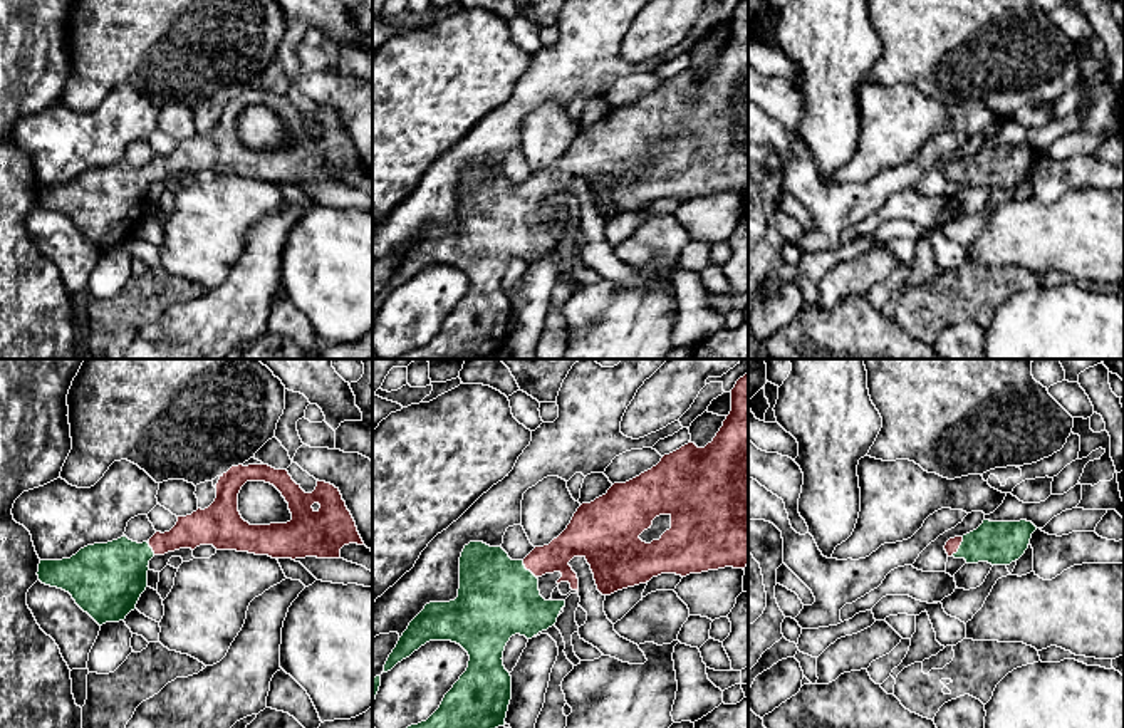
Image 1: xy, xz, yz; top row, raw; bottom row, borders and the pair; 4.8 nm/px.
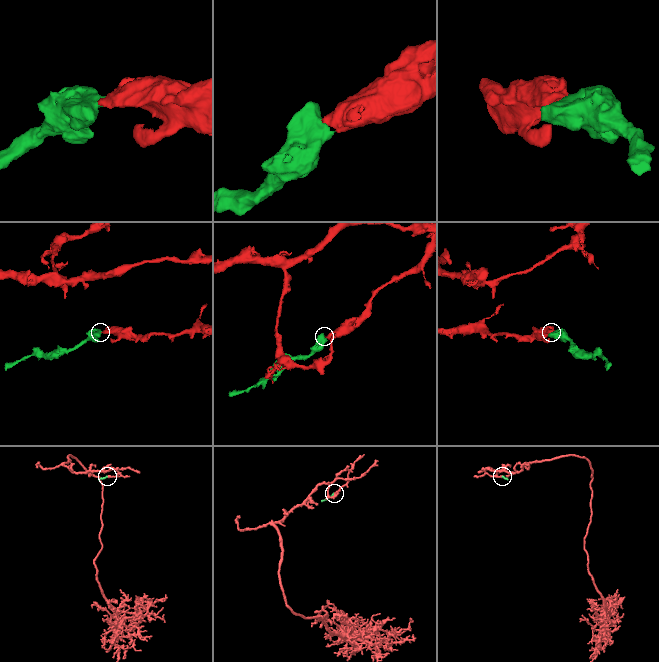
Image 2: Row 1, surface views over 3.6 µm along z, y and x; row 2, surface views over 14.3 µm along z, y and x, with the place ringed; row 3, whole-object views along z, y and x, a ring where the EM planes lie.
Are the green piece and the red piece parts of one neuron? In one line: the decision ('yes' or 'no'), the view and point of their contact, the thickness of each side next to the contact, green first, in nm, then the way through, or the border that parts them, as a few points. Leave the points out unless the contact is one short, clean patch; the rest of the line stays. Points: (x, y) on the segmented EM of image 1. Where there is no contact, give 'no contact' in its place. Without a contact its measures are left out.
yes; contact yz (960, 547); calibres 200 and 70 nm; way yz (995, 542), (960, 547), (952, 546)

